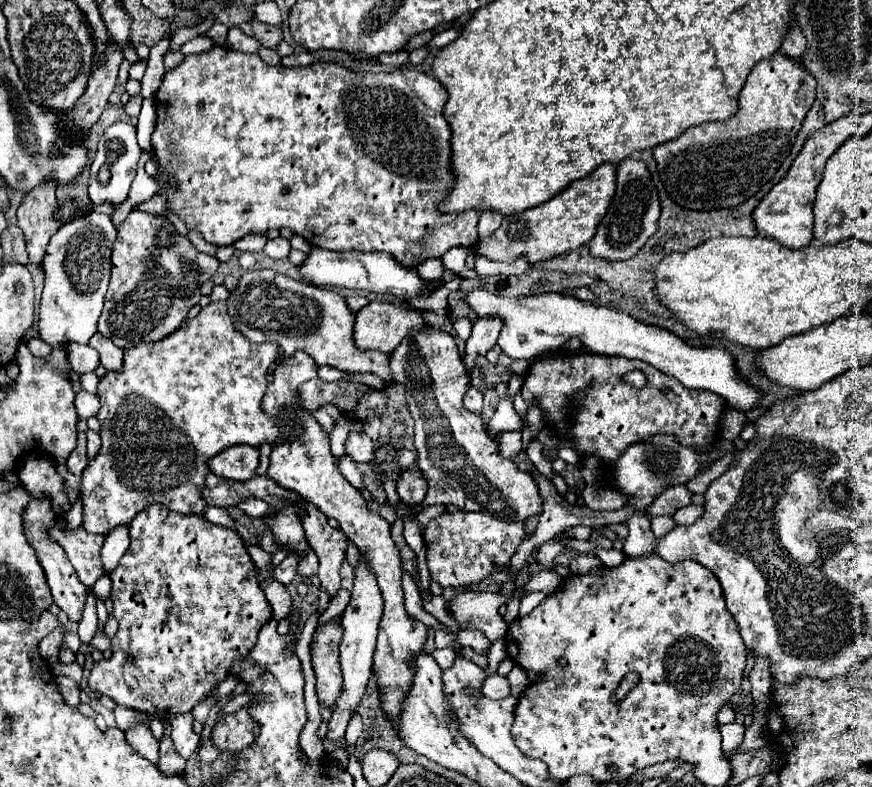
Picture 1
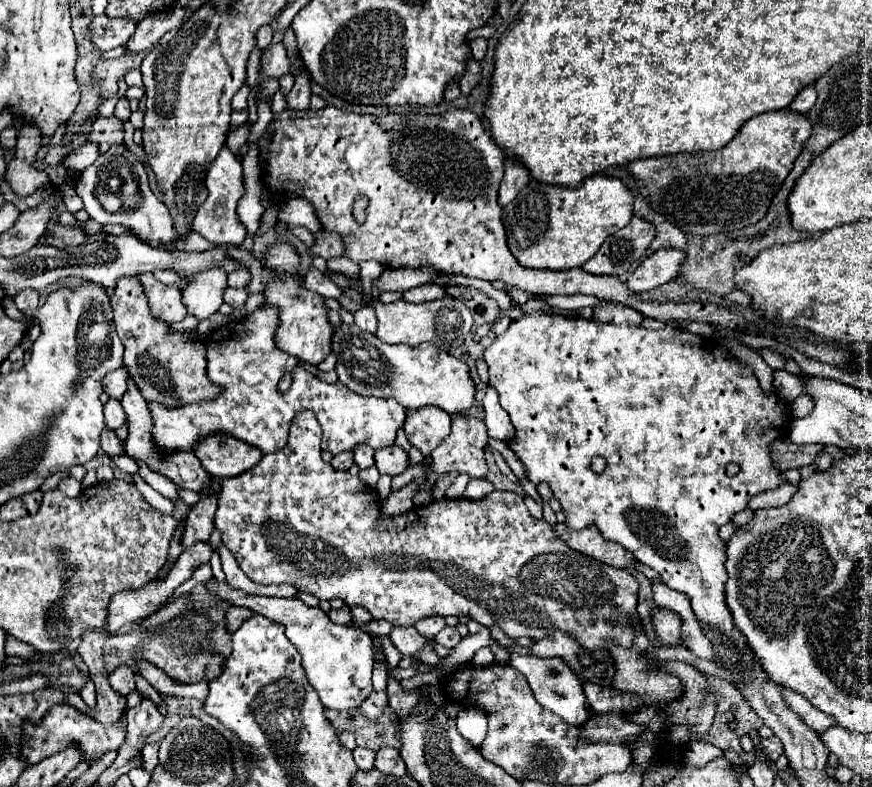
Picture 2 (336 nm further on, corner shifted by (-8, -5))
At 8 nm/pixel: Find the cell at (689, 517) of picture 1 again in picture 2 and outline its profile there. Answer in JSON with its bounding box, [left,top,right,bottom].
[748,483,796,511]

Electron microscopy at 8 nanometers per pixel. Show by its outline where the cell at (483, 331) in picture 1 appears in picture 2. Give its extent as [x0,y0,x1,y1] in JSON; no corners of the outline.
[626,249,684,293]

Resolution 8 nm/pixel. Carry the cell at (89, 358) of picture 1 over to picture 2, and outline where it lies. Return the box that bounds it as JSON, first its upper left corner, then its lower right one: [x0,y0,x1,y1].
[102,369,128,399]

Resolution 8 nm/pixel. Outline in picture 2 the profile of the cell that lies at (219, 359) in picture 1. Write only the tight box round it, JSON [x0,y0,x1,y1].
[148,305,406,455]

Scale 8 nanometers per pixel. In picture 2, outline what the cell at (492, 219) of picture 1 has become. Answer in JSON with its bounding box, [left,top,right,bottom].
[498,159,528,207]

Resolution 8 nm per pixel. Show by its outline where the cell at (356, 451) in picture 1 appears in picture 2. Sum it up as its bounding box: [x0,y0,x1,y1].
[374,445,408,477]

